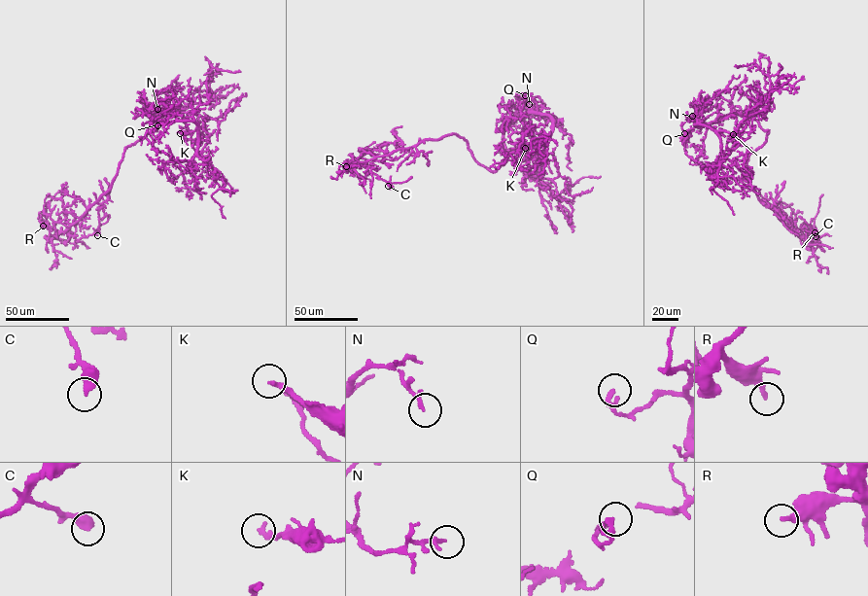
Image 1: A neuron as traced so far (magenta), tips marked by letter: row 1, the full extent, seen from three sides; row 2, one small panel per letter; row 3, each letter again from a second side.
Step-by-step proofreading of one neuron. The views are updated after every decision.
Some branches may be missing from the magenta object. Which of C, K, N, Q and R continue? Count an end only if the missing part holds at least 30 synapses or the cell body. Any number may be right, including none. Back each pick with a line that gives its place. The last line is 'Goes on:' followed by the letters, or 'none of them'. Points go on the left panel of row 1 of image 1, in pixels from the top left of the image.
K: (180, 133)
Goes on: K

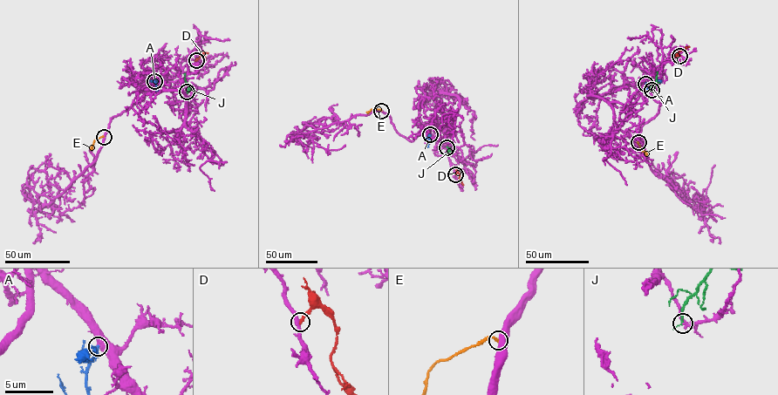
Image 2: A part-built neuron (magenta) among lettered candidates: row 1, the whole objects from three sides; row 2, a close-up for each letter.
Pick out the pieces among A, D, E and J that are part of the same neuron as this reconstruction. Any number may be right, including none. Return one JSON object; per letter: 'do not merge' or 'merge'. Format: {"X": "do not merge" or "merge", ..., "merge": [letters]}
{"A": "merge", "D": "do not merge", "E": "do not merge", "J": "do not merge", "merge": ["A"]}

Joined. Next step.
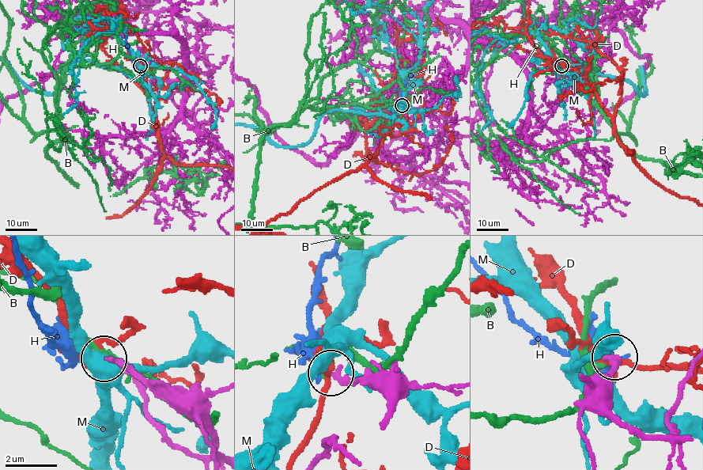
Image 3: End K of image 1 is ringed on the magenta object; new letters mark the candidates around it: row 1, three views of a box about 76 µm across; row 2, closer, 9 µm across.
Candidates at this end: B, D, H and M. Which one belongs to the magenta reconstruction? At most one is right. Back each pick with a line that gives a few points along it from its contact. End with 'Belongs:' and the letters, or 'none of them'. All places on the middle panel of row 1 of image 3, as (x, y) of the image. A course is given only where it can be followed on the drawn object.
H: Its course: (402, 106), (400, 94), (406, 82), (415, 71), (416, 64)
Belongs: H

